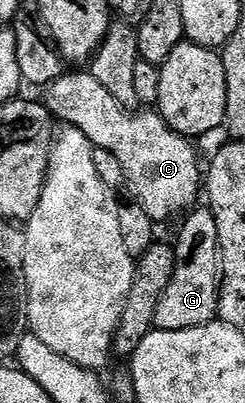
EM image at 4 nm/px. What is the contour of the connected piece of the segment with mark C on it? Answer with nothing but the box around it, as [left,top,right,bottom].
[43,70,203,225]

